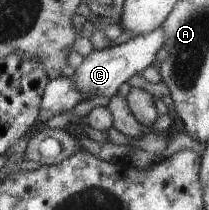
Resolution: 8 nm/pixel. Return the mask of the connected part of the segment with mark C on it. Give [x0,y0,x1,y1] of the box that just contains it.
[72,26,164,99]

